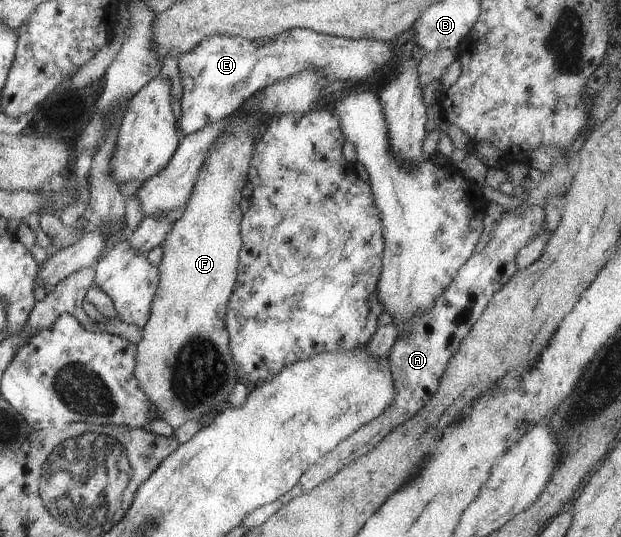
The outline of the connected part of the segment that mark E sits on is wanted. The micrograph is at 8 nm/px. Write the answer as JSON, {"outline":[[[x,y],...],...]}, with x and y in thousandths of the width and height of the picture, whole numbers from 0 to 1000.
{"outline":[[[472,52],[457,58],[443,71],[401,76],[386,69],[345,65],[329,73],[314,93],[308,93],[287,112],[293,147],[295,175],[291,190],[291,223],[288,248],[295,253],[327,242],[335,229],[369,220],[409,173],[449,149],[477,142],[488,130],[519,130],[519,140],[530,153],[588,151],[607,132],[623,123],[636,95],[630,78],[605,73],[568,73],[549,67],[515,63],[491,52]]]}

